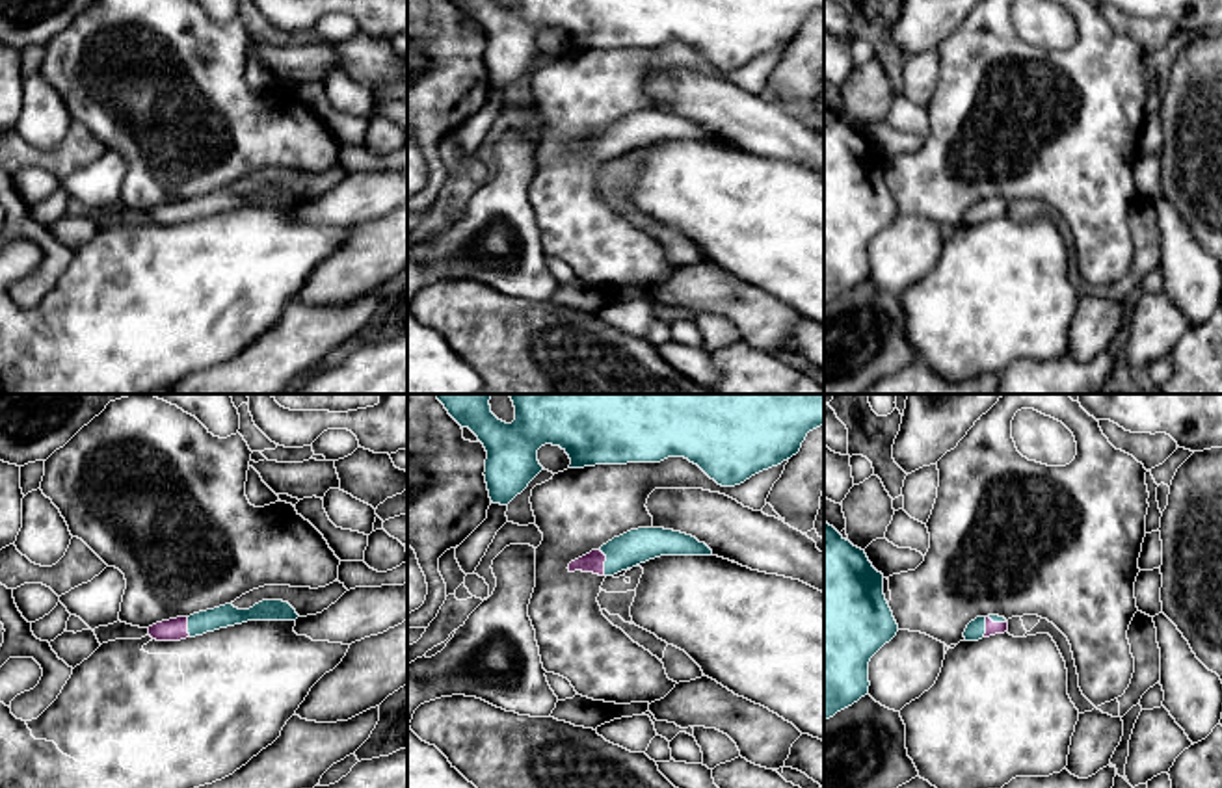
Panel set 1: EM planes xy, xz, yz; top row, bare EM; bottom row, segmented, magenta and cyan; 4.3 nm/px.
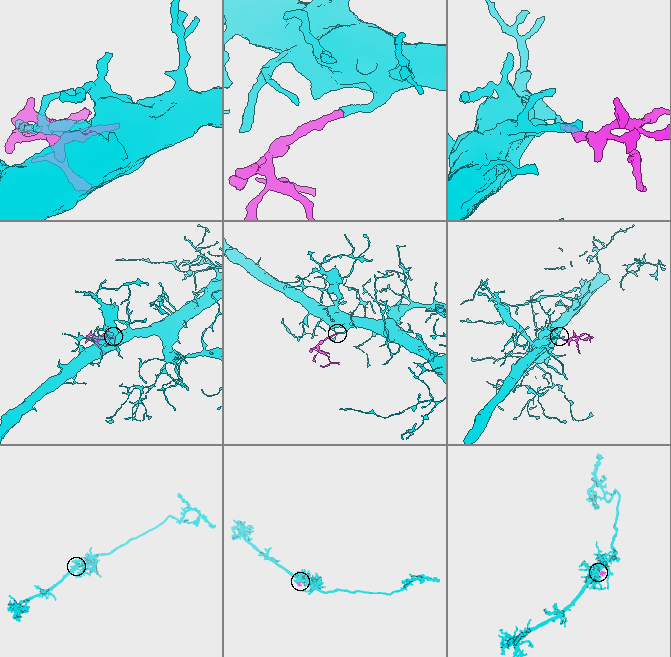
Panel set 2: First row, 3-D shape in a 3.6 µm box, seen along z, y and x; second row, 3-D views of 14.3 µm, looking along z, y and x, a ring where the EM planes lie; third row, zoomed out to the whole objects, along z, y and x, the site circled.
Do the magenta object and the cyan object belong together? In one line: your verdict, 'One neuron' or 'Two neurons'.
One neuron

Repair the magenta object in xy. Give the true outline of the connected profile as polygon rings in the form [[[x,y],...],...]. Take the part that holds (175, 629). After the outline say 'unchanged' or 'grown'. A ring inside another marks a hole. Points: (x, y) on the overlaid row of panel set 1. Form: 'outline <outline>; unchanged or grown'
outline [[[262,600],[249,610],[225,604],[190,617],[156,623],[149,626],[149,636],[156,641],[180,641],[247,621],[296,621],[298,617],[296,610],[283,600]]]; grown

